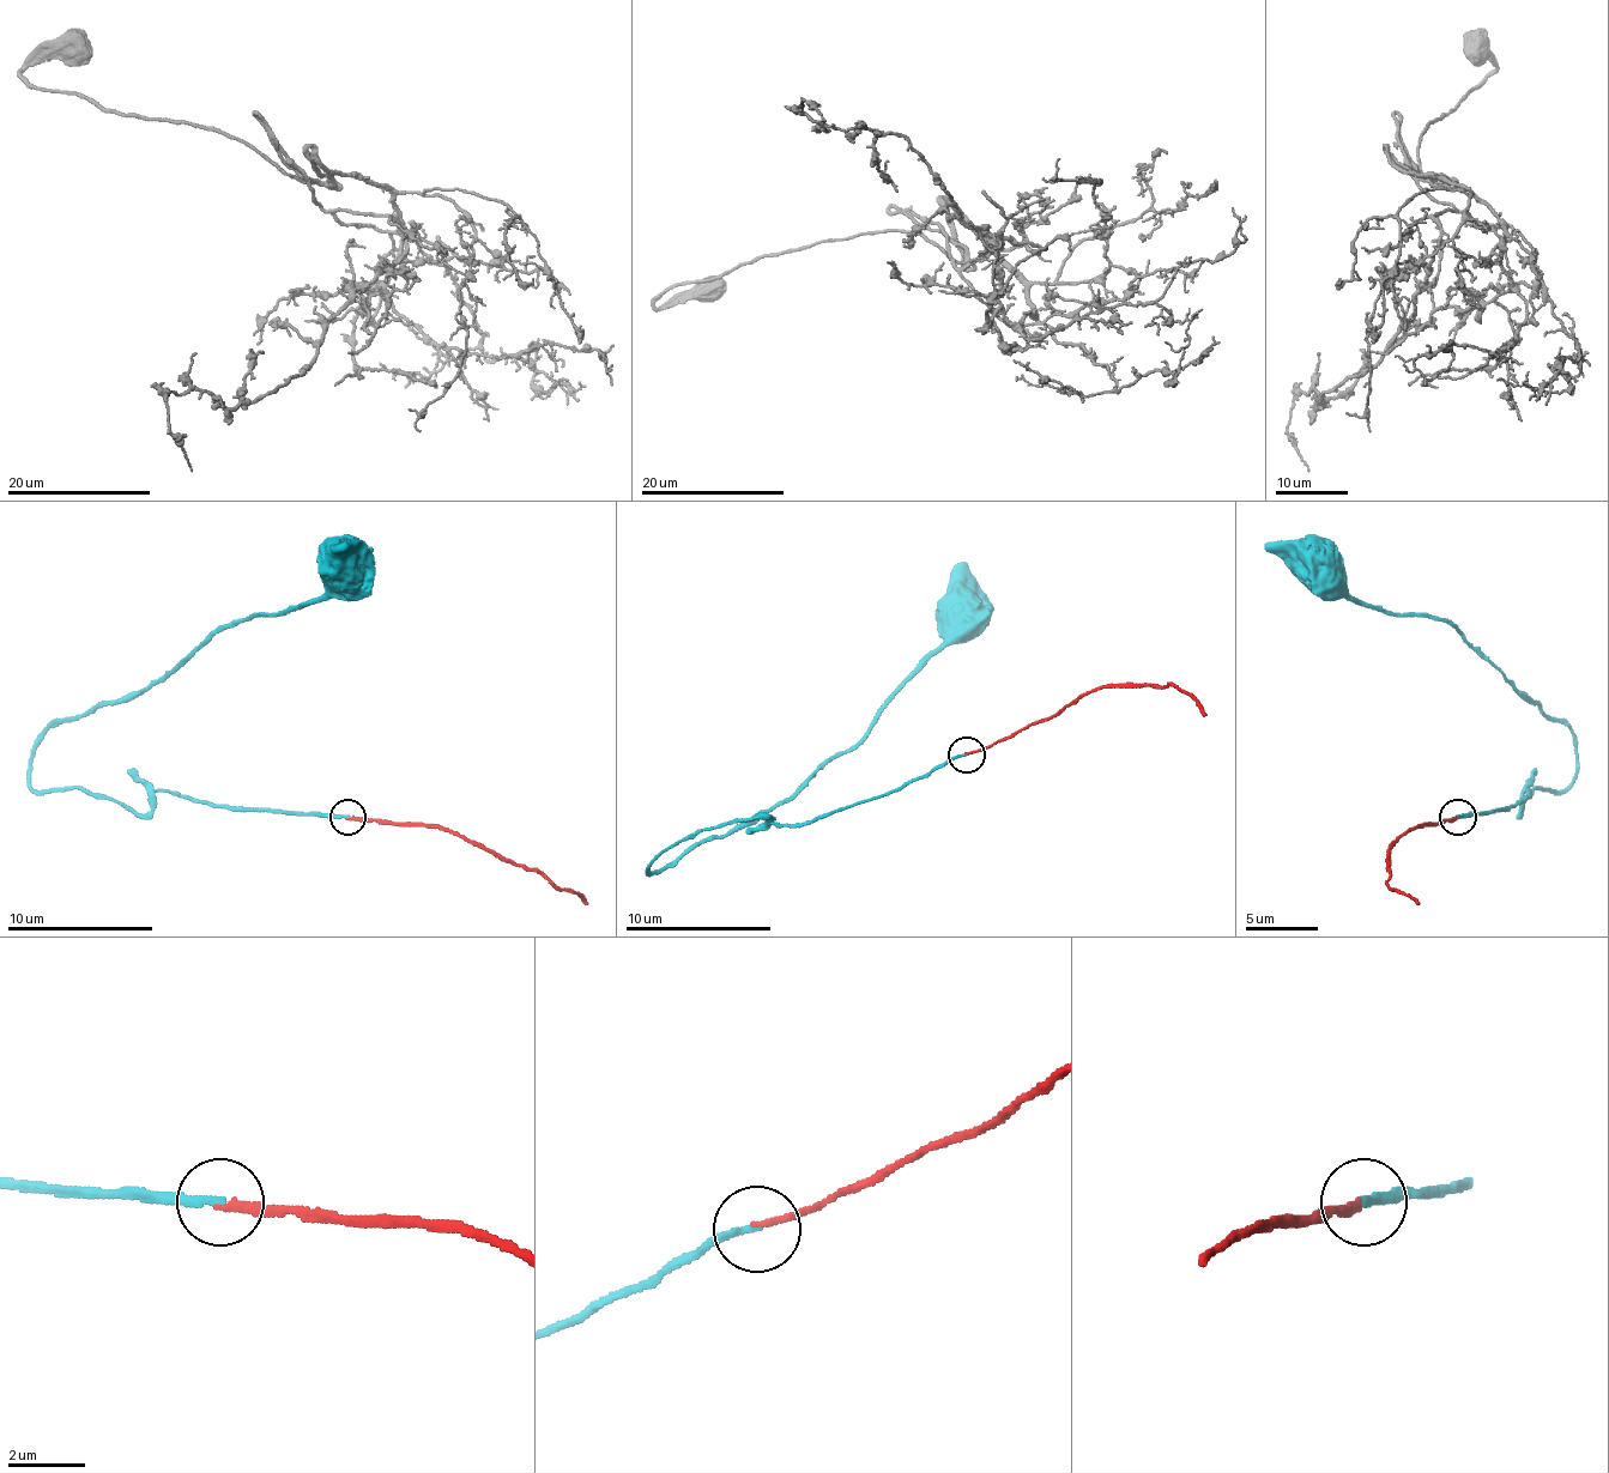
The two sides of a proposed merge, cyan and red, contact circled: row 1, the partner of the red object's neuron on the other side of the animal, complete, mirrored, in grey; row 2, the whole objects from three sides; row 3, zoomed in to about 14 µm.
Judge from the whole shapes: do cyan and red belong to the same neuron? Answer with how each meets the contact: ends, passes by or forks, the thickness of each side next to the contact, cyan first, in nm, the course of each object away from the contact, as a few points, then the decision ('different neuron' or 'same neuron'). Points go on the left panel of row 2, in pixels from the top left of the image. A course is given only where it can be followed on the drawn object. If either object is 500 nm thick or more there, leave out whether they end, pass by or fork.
cyan ends; red ends; calibres 200 and 180 nm; course cyan (349, 818), (181, 792), (133, 814), (31, 774), (53, 727), (247, 617), (308, 606), (342, 567); course red (349, 818), (443, 825), (556, 883), (588, 905); same neuron

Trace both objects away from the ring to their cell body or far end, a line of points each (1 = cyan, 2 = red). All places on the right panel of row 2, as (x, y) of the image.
1: (1458, 818), (1561, 792), (1568, 727), (1455, 628), (1360, 606), (1317, 567)
2: (1455, 818), (1415, 825), (1390, 847), (1390, 883), (1419, 905)

